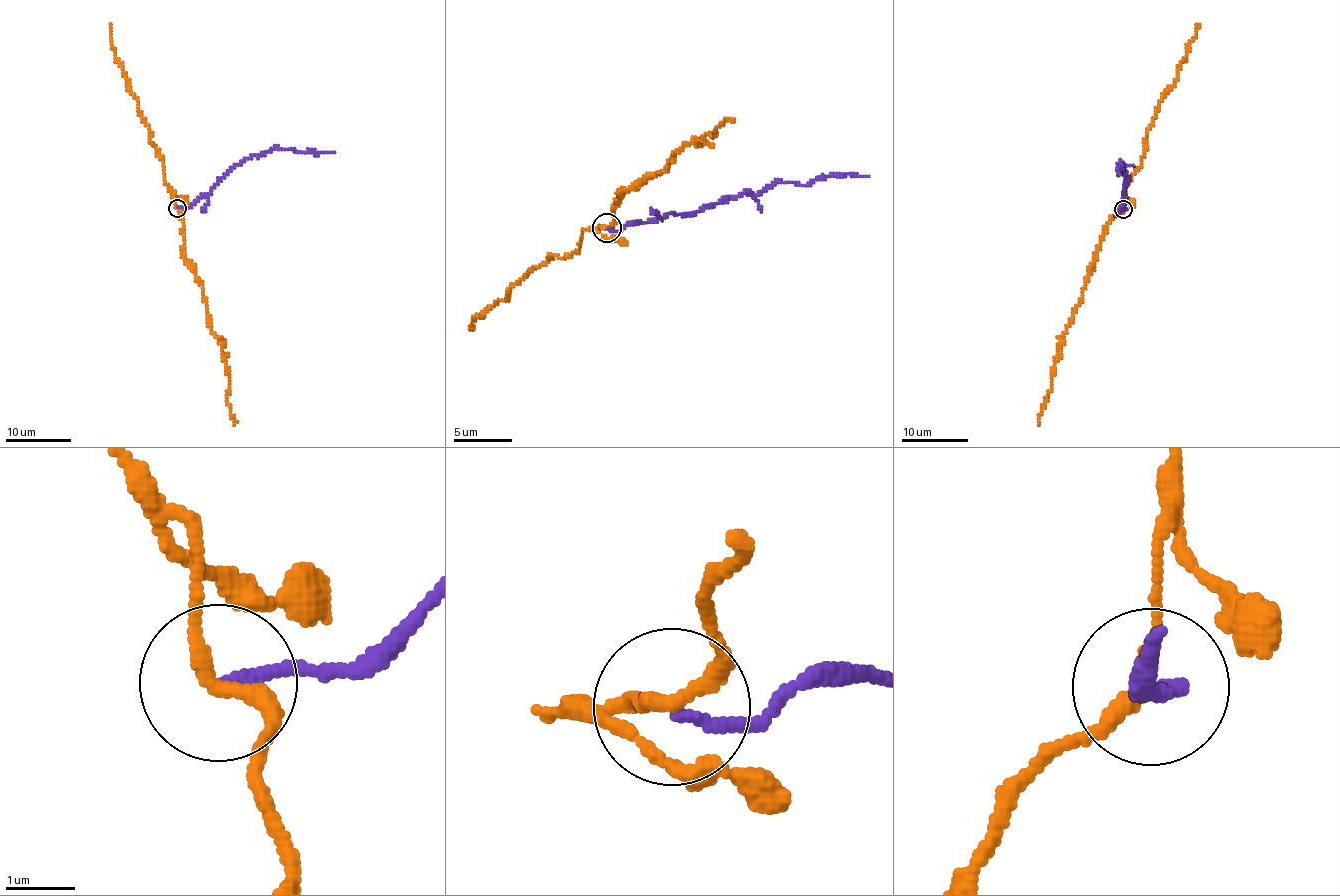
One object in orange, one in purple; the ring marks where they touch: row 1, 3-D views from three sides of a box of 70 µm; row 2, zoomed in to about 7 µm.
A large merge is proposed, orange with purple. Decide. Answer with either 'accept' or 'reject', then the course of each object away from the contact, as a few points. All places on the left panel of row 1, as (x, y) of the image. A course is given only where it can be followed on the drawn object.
reject; orange runs (177, 208), (181, 212), (183, 256), (203, 289), (208, 323), (226, 361), (227, 403), (235, 424); purple runs (177, 208), (190, 206), (205, 196), (235, 167), (254, 154), (262, 156), (280, 148), (333, 153)

